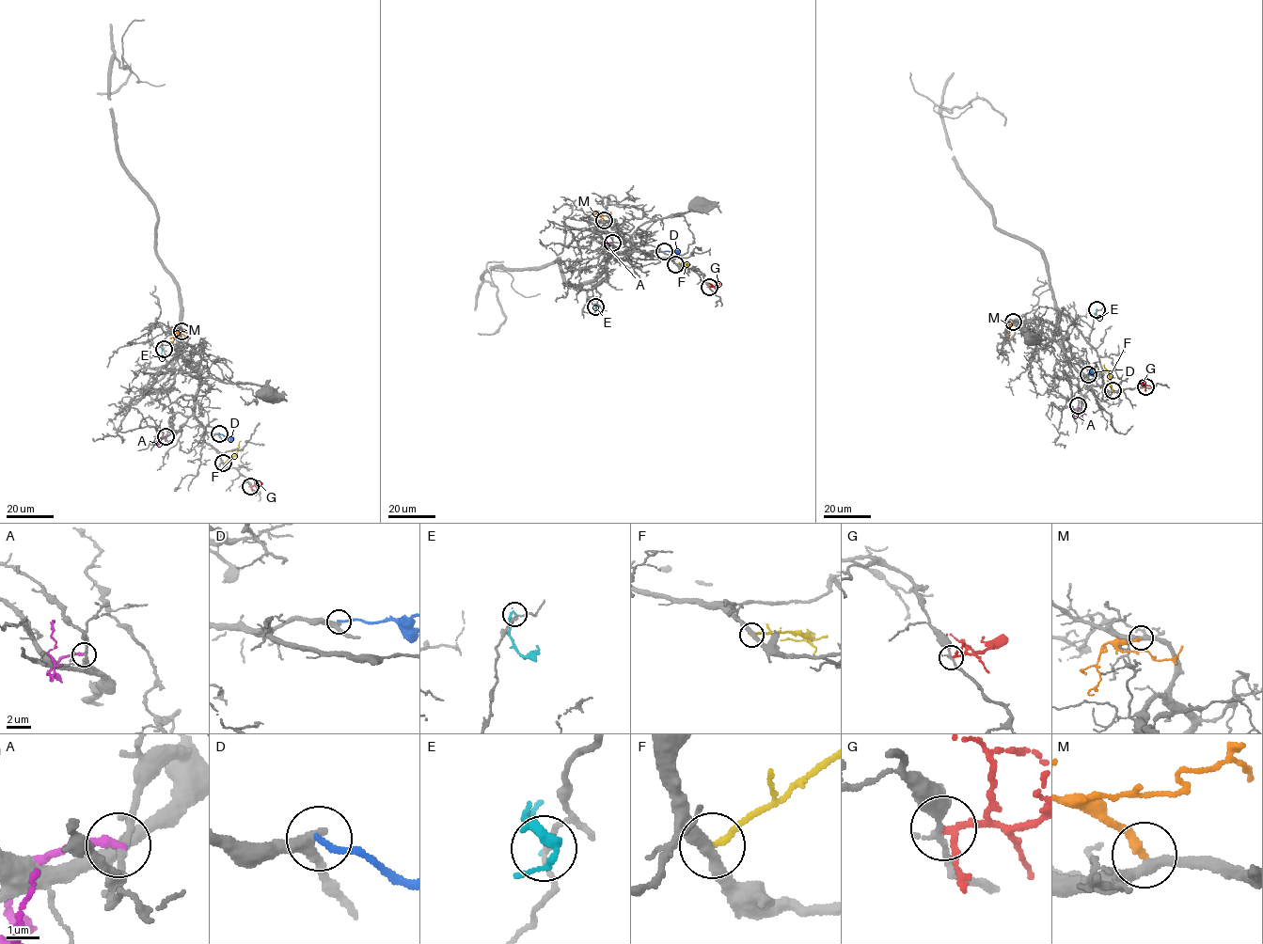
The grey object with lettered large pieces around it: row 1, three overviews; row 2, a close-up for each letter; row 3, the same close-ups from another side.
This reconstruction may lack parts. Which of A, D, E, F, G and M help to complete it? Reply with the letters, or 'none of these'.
M

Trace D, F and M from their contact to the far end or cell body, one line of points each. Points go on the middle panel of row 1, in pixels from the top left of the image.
D: (664, 251), (679, 254)
F: (676, 264), (688, 264)
M: (604, 220), (600, 216), (611, 214)

